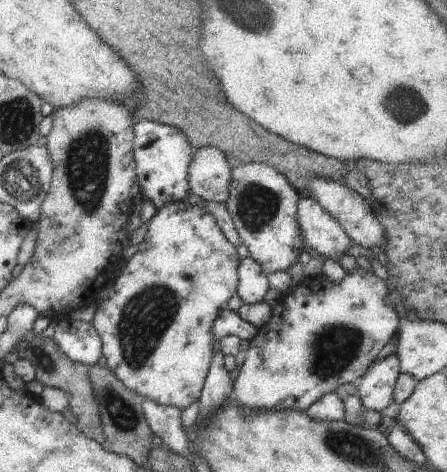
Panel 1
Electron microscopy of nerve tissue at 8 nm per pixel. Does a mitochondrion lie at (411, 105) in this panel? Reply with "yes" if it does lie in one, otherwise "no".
yes

